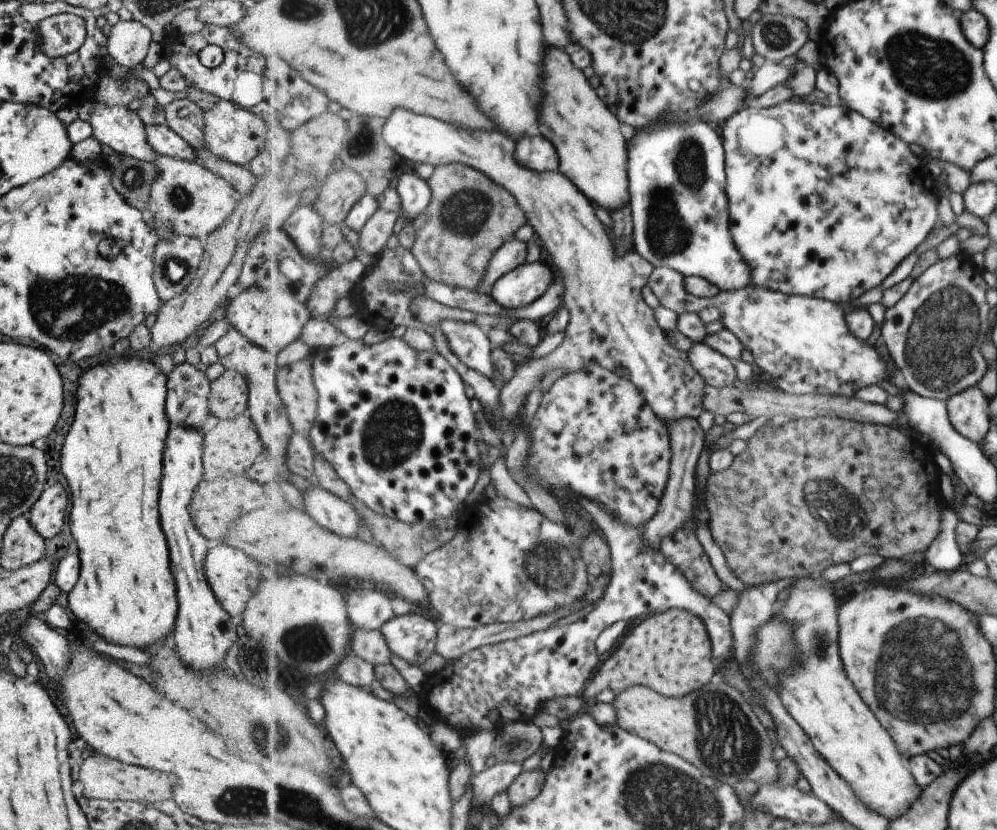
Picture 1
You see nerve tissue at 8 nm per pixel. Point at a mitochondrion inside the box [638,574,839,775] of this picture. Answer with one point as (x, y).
(820, 641)

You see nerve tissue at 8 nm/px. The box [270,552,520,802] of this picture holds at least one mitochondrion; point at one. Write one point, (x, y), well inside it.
(305, 644)

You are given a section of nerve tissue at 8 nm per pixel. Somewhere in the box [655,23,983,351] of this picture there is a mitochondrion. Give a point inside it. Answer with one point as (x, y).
(927, 68)

